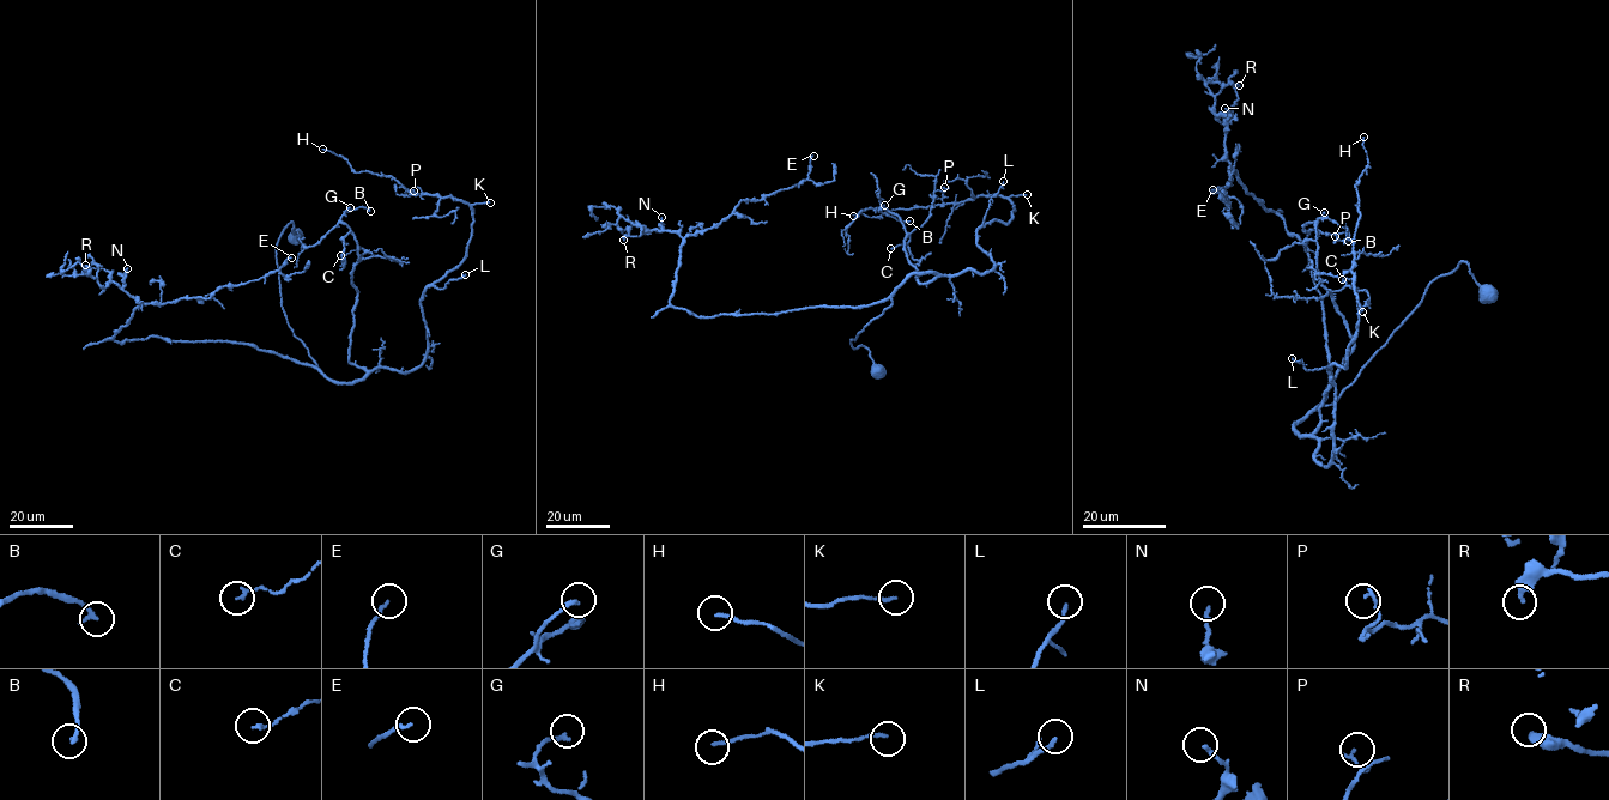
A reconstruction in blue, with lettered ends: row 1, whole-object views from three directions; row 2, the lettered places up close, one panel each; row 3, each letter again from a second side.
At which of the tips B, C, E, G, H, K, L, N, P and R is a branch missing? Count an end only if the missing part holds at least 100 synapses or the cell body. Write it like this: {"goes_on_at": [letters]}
{"goes_on_at": []}

